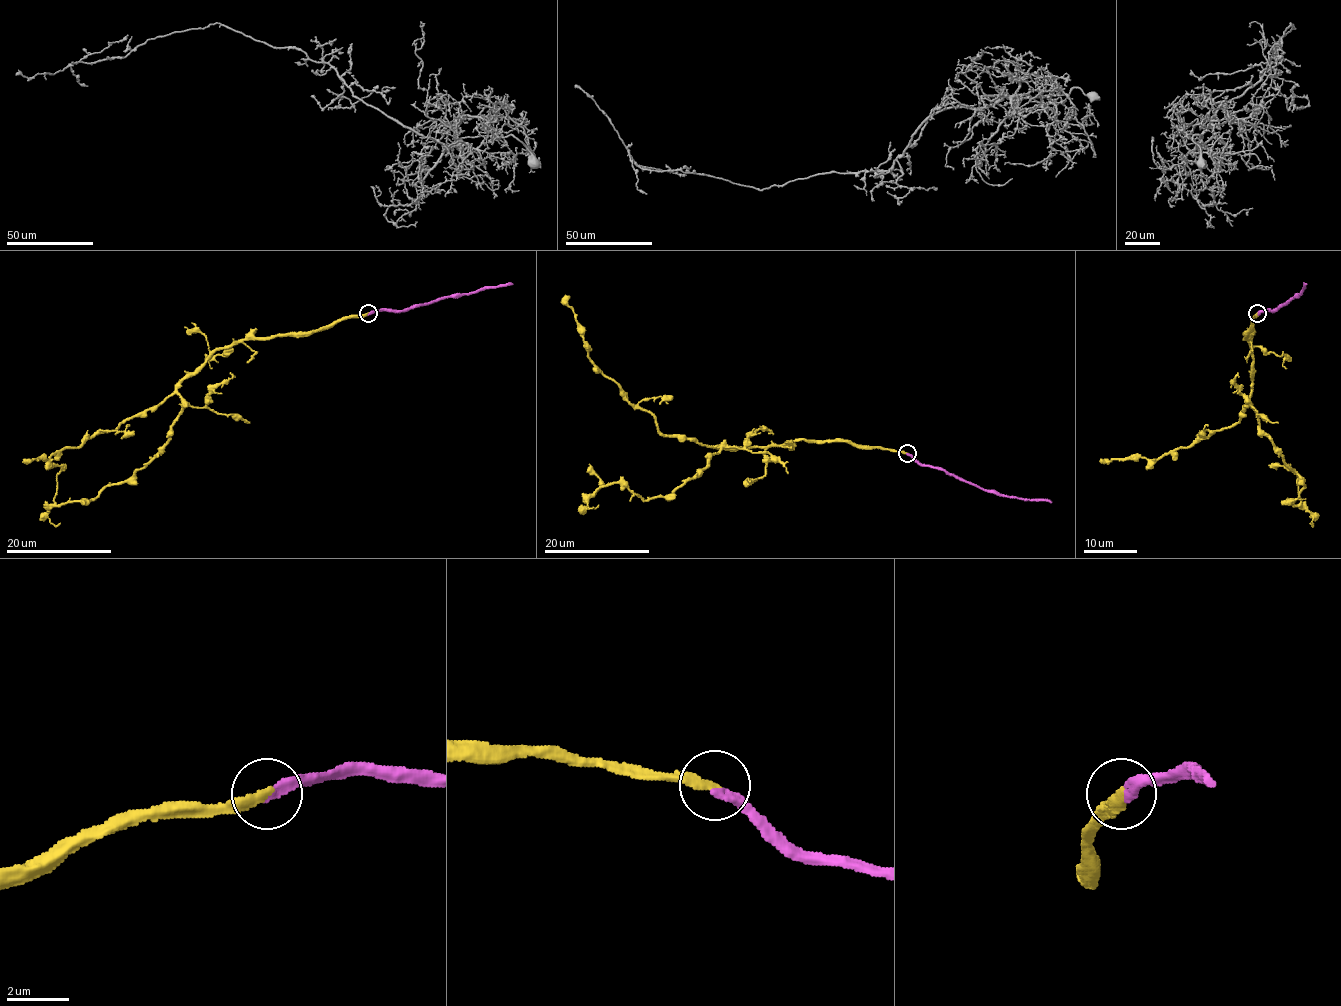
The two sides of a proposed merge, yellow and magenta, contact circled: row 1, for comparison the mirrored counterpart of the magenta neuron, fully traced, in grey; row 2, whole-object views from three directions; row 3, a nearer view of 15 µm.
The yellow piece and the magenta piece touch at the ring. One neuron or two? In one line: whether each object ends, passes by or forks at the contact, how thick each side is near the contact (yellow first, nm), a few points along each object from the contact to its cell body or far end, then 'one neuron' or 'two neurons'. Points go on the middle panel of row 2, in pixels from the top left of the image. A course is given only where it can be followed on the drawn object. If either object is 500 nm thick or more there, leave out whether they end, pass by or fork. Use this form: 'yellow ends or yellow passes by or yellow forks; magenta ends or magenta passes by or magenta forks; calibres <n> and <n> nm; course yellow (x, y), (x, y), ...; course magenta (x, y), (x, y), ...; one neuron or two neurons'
yellow ends; magenta ends; calibres 280 and 280 nm; course yellow (906, 452), (844, 442), (720, 446), (670, 495), (644, 500), (619, 483), (592, 496), (599, 476), (588, 464); course magenta (906, 454), (922, 464), (945, 470), (984, 489), (1052, 503); one neuron

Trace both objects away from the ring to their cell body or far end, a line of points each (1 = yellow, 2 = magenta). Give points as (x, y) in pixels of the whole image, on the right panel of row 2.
1: (1257, 314), (1245, 338), (1250, 407), (1303, 484), (1287, 501), (1298, 504), (1298, 476), (1269, 464)
2: (1258, 314), (1283, 305), (1307, 283)

